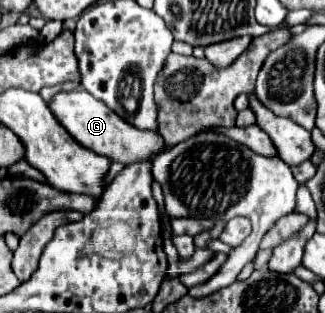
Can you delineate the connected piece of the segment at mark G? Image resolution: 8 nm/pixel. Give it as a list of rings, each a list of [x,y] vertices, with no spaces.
[[[83,89],[71,91],[71,93],[59,93],[49,103],[49,109],[57,117],[59,123],[81,143],[83,147],[95,151],[97,155],[105,155],[111,161],[117,161],[121,165],[129,165],[133,161],[145,161],[159,151],[163,151],[163,137],[157,131],[137,129],[129,125],[125,119],[121,119],[115,111],[111,111],[105,103],[97,101],[93,95],[89,95]]]

